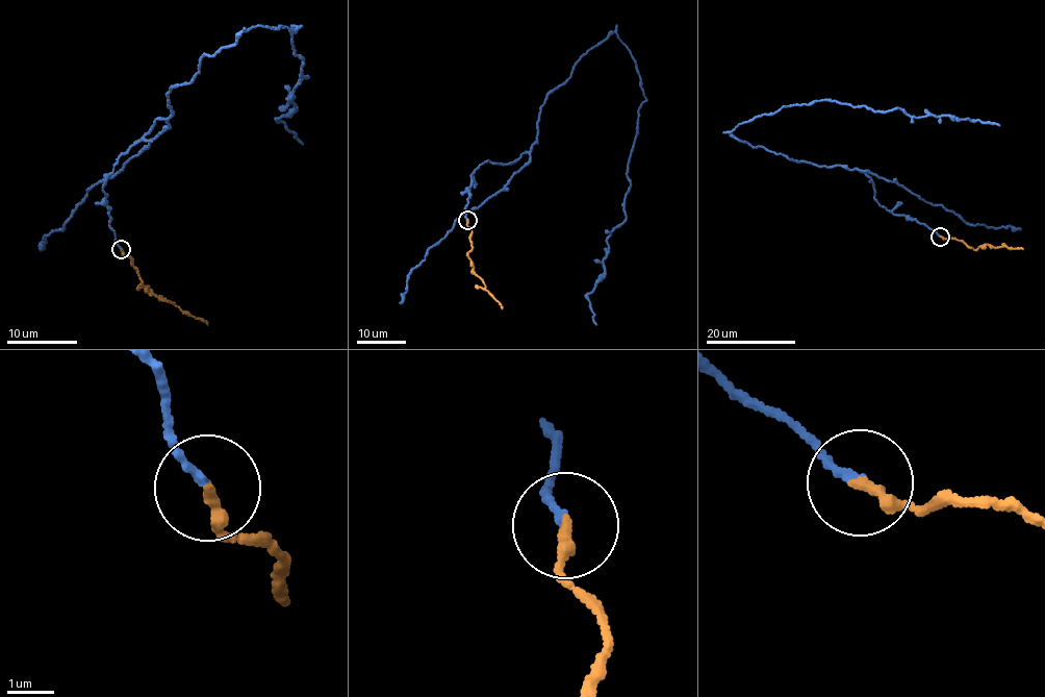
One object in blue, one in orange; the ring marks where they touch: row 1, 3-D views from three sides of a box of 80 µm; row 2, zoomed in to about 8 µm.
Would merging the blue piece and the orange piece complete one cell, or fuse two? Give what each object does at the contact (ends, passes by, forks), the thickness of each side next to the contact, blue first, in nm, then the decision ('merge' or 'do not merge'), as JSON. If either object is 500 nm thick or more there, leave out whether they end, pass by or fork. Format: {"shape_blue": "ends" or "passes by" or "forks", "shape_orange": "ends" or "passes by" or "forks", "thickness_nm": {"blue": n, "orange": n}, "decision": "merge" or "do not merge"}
{"shape_blue": "ends", "shape_orange": "ends", "thickness_nm": {"blue": 170, "orange": 260}, "decision": "merge"}

